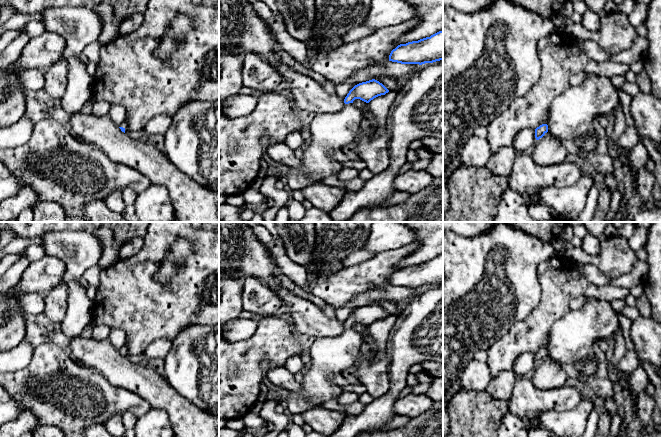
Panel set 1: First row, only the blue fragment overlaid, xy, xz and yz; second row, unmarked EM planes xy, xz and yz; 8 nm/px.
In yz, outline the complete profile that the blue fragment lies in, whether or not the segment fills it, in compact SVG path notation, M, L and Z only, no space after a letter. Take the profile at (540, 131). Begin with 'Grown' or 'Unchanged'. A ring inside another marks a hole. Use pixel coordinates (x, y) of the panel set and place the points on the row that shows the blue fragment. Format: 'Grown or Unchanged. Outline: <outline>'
Grown. Outline: M586 73L586 79L581 86L569 87L554 98L549 110L549 119L546 124L535 129L535 138L539 140L548 132L561 141L578 141L591 131L595 117L614 114L619 102L618 89L612 85L609 77Z

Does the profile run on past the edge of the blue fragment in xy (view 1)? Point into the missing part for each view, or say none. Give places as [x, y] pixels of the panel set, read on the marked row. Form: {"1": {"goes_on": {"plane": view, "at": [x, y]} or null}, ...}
{"1": {"goes_on": {"plane": "xy", "at": [124, 124]}}}

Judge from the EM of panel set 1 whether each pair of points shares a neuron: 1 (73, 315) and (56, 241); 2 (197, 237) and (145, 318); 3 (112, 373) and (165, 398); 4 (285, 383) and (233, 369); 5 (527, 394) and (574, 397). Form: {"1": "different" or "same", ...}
{"1": "same", "2": "same", "3": "same", "4": "different", "5": "same"}

